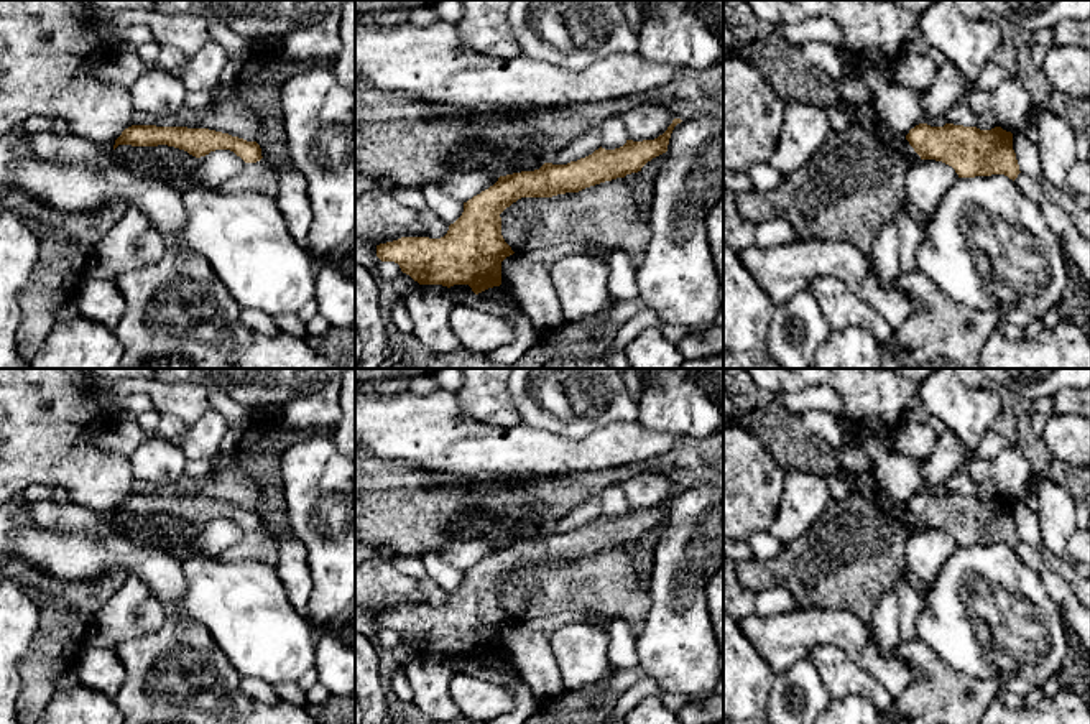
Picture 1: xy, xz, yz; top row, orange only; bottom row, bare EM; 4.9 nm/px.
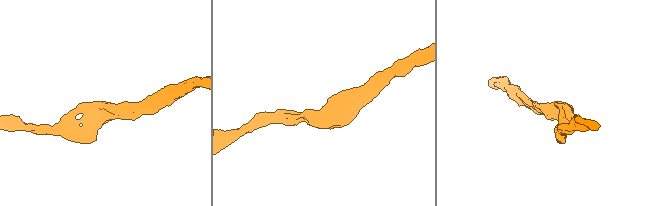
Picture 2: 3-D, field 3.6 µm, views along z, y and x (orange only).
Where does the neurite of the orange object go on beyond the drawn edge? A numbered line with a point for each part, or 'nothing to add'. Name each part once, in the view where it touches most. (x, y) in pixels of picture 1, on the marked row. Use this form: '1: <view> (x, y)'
nothing to add

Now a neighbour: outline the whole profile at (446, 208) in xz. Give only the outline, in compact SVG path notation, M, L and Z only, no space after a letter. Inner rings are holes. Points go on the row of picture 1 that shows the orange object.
M423 186L423 196L427 207L446 224L454 224L464 212L464 202L447 196L439 186Z

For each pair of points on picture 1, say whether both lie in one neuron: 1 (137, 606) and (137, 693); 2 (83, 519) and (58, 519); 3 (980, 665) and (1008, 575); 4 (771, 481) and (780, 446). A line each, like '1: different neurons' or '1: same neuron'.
1: different neurons
2: same neuron
3: same neuron
4: different neurons

